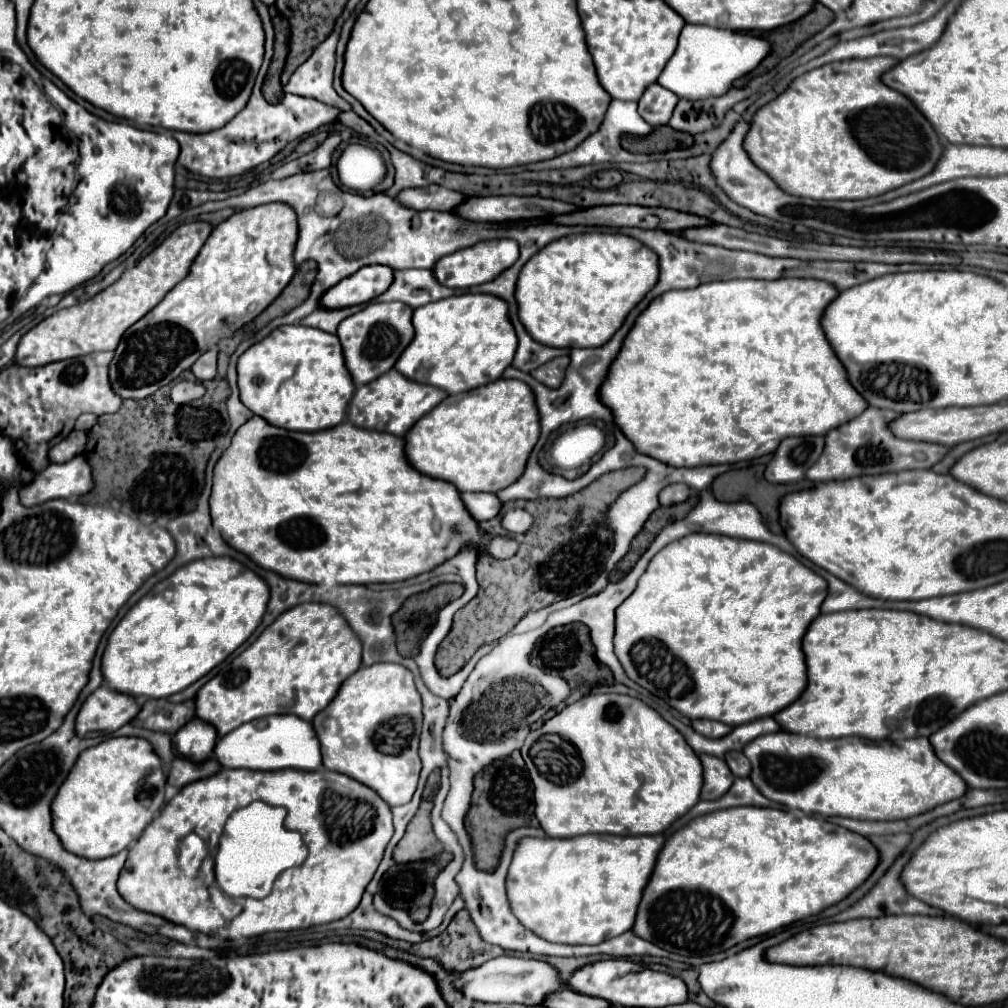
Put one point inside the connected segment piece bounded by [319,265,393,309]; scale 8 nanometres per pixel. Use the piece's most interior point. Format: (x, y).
(369, 282)

